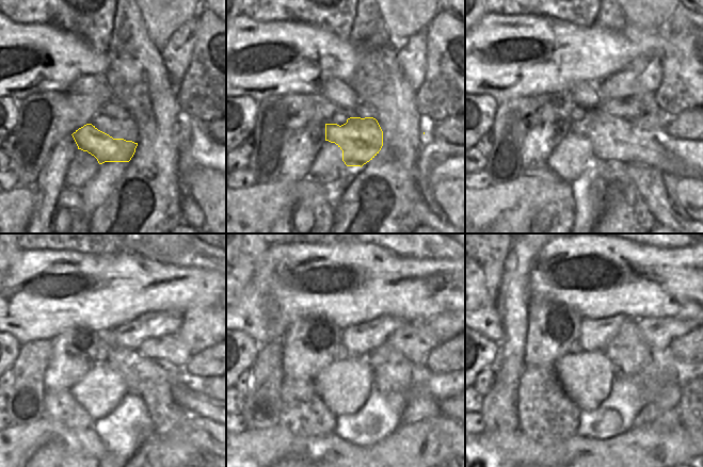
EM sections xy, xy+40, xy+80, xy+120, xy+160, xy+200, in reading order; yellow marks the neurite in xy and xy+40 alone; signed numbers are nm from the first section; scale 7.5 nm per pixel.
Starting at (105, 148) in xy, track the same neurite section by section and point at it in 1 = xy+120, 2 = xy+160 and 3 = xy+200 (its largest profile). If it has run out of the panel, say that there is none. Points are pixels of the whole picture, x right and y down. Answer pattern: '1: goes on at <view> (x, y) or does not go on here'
1: goes on at xy+120 (162, 386)
2: goes on at xy+160 (387, 377)
3: goes on at xy+200 (645, 368)

